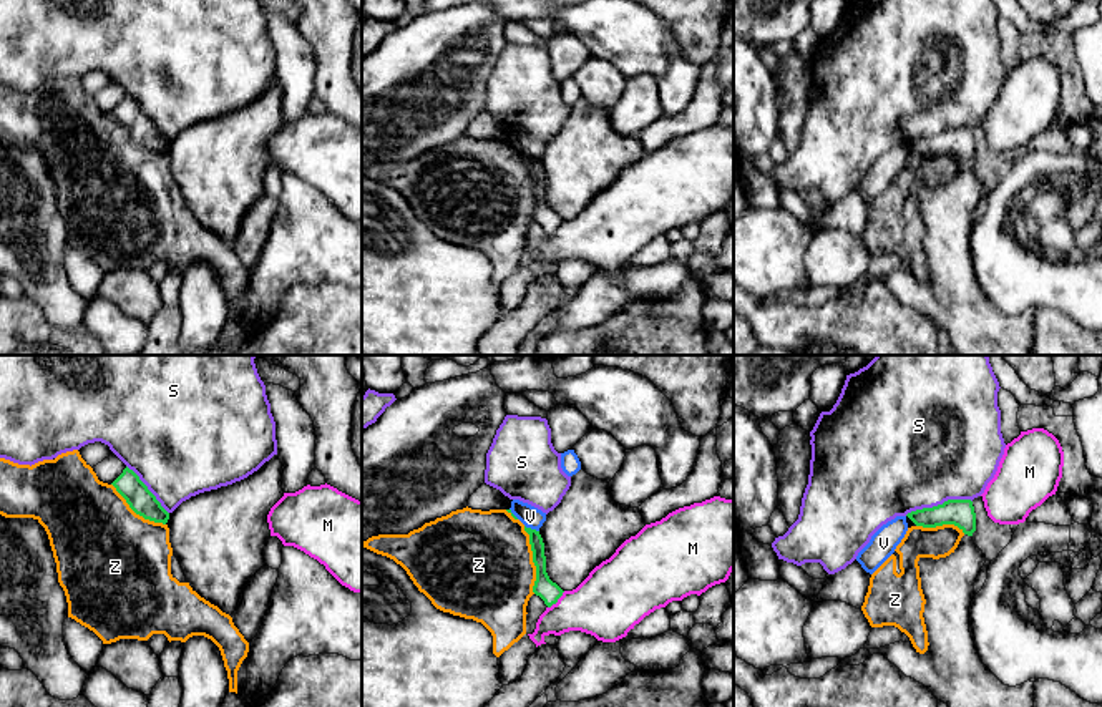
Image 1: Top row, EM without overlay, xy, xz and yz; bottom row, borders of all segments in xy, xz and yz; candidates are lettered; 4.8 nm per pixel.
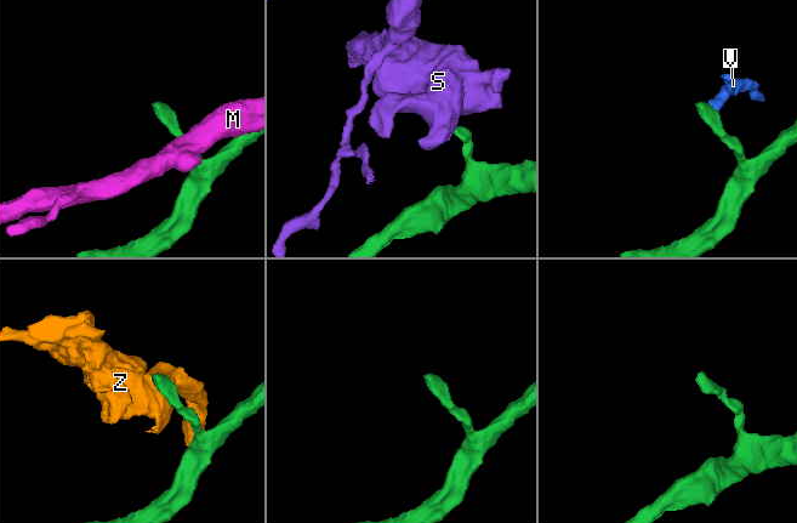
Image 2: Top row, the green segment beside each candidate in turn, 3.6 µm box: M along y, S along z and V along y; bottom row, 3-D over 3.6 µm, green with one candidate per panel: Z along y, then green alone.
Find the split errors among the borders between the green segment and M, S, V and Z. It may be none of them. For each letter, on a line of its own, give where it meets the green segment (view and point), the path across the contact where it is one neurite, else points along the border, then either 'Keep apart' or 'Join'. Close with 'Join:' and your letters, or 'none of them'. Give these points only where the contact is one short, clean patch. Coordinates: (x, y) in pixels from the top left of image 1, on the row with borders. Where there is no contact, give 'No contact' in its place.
M: Touches green at xz (556, 601). Keep apart
S: Touches green at yz (938, 505). Keep apart
V: Touches green at xz (530, 528). Boundary: xz (525, 525), (538, 531). Keep apart
Z: Touches green at xz (533, 560). Keep apart
Join: none of them

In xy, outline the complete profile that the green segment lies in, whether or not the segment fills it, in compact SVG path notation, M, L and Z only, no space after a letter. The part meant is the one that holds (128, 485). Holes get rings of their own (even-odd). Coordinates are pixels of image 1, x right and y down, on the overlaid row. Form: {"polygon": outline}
{"polygon": "M126 466L111 485L136 514L154 523L168 523L169 513L133 470Z"}

